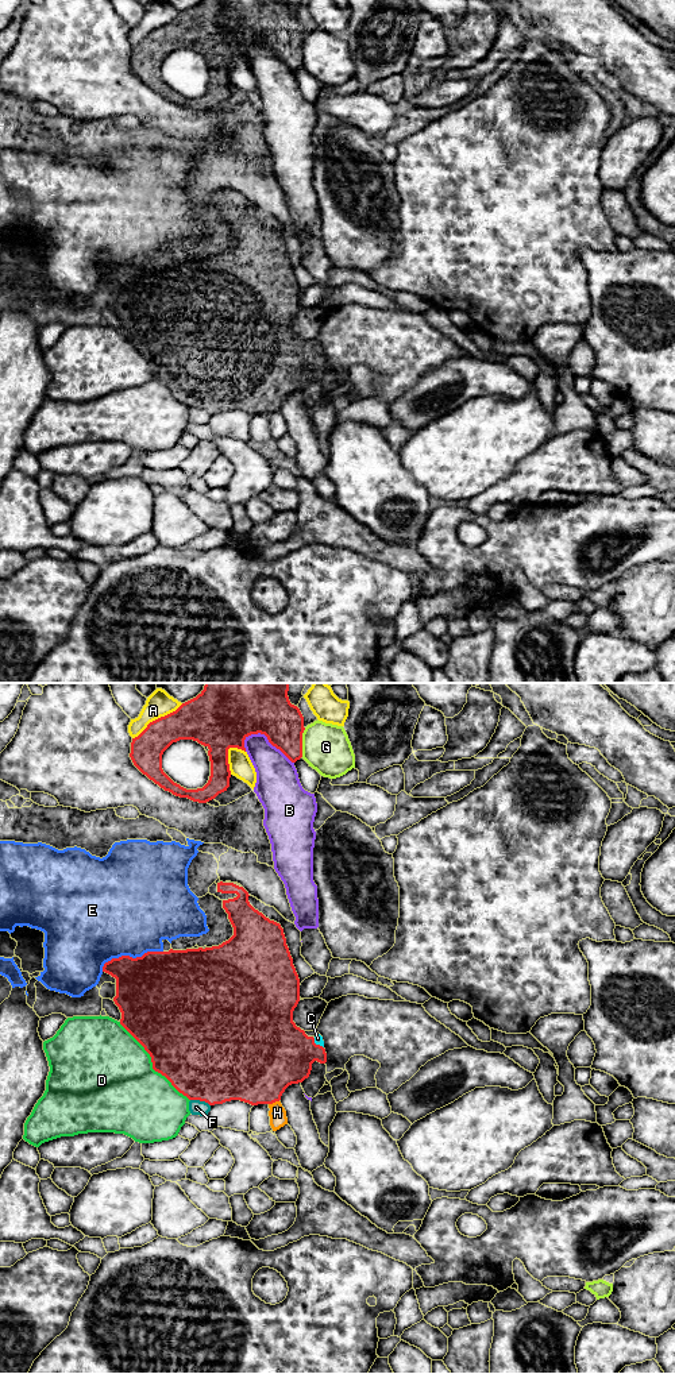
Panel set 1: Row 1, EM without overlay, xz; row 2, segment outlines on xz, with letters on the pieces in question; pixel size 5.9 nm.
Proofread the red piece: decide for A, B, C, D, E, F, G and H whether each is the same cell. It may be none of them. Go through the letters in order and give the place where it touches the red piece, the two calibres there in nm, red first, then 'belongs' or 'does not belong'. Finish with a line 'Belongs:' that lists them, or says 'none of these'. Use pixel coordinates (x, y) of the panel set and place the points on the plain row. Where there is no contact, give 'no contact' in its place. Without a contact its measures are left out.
A: xz (158, 27) | 260/160 nm | does not belong
B: xz (267, 47) | 300/260 nm | does not belong
C: xz (317, 354) | 400/50 nm | belongs
D: xz (153, 373) | 480/480 nm | does not belong
E: xz (130, 266) | 440/480 nm | does not belong
F: xz (200, 409) | 500/90 nm | does not belong
G: xz (301, 51) | 260/280 nm | does not belong
H: xz (273, 410) | 460/100 nm | does not belong
Belongs: C

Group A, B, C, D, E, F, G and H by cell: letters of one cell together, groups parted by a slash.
A / B / C / D / E / F / G / H

